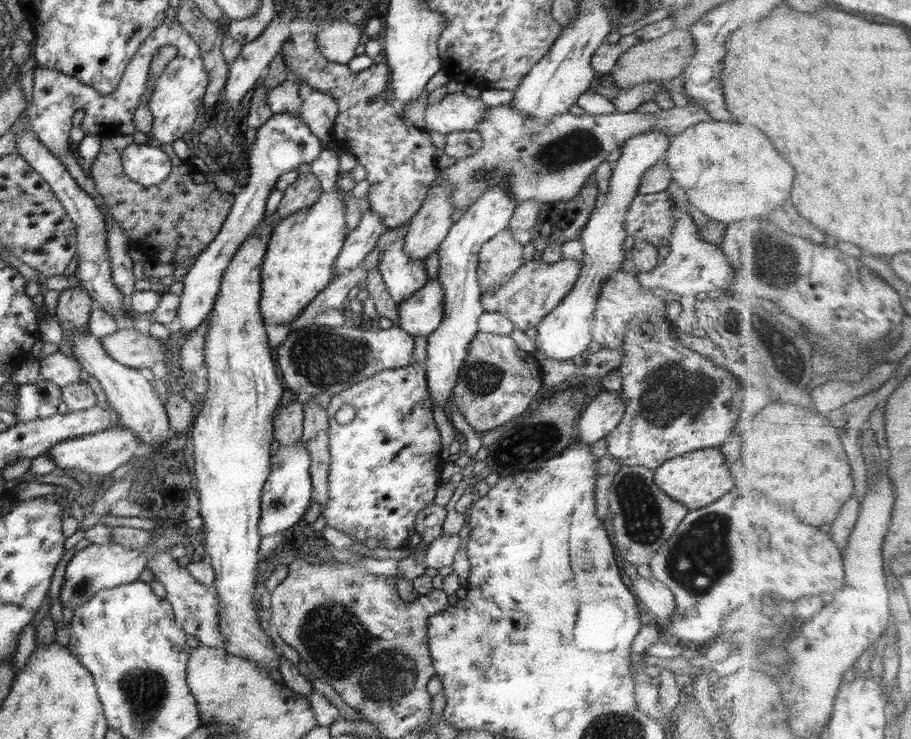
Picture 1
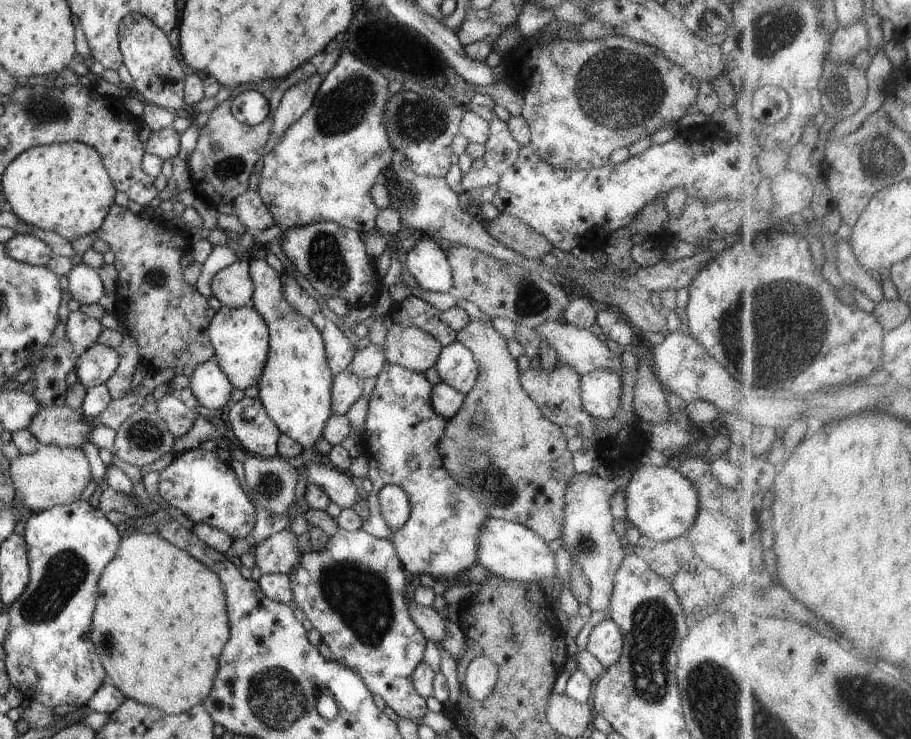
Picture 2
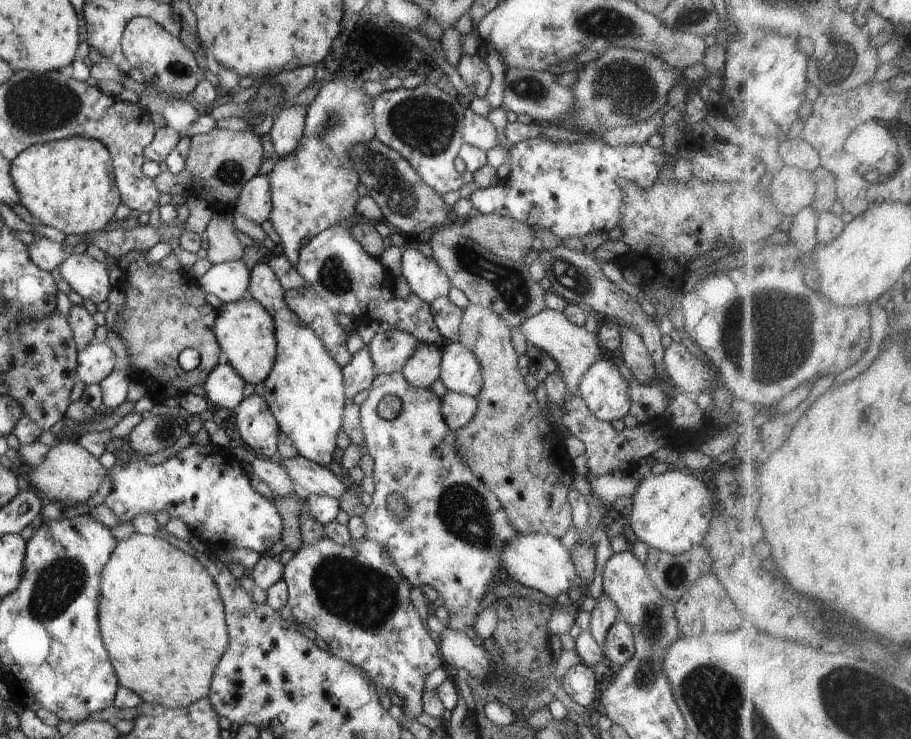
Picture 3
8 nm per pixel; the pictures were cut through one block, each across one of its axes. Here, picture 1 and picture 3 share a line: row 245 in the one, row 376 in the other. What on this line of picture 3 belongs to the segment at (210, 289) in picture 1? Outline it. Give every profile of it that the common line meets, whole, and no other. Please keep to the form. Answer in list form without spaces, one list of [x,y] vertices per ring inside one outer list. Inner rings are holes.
[[[216,364],[216,368],[208,374],[206,382],[202,384],[205,399],[213,407],[235,409],[244,400],[243,378],[230,366],[230,364]]]

